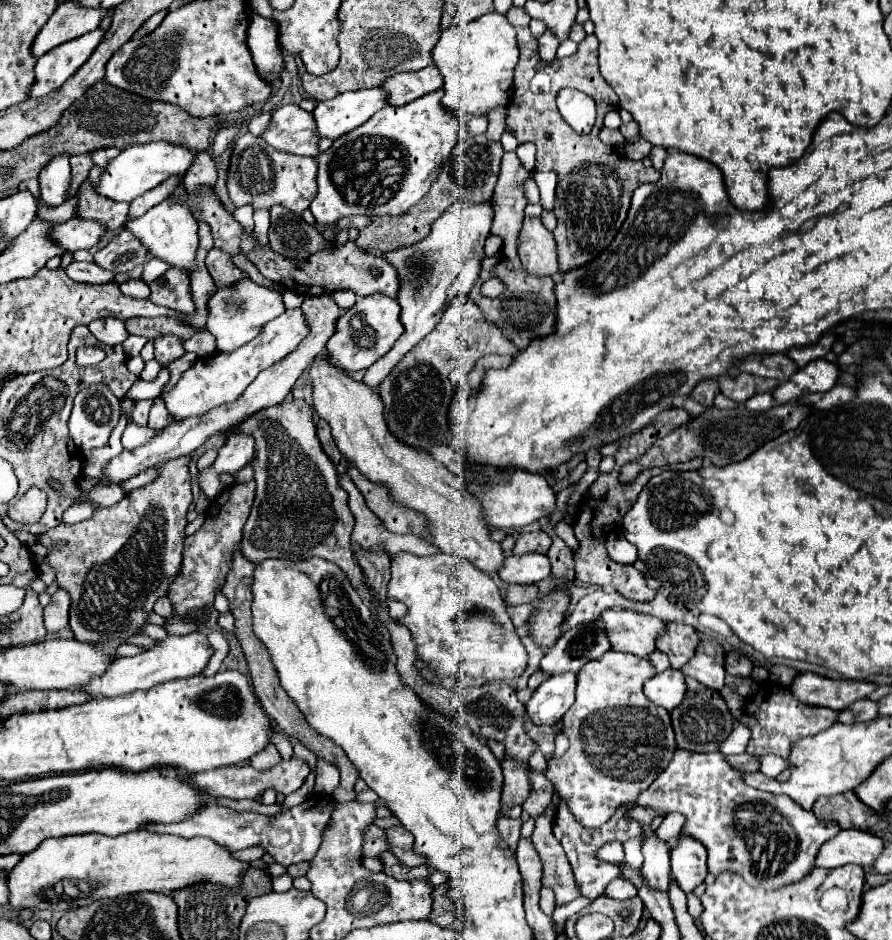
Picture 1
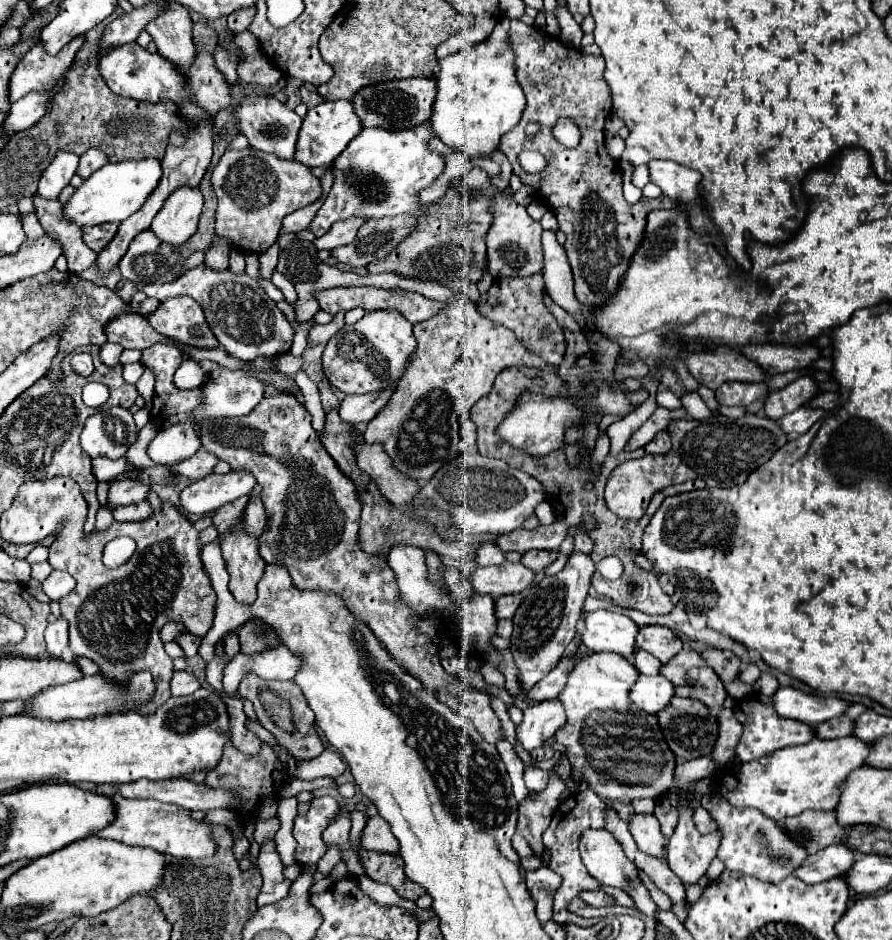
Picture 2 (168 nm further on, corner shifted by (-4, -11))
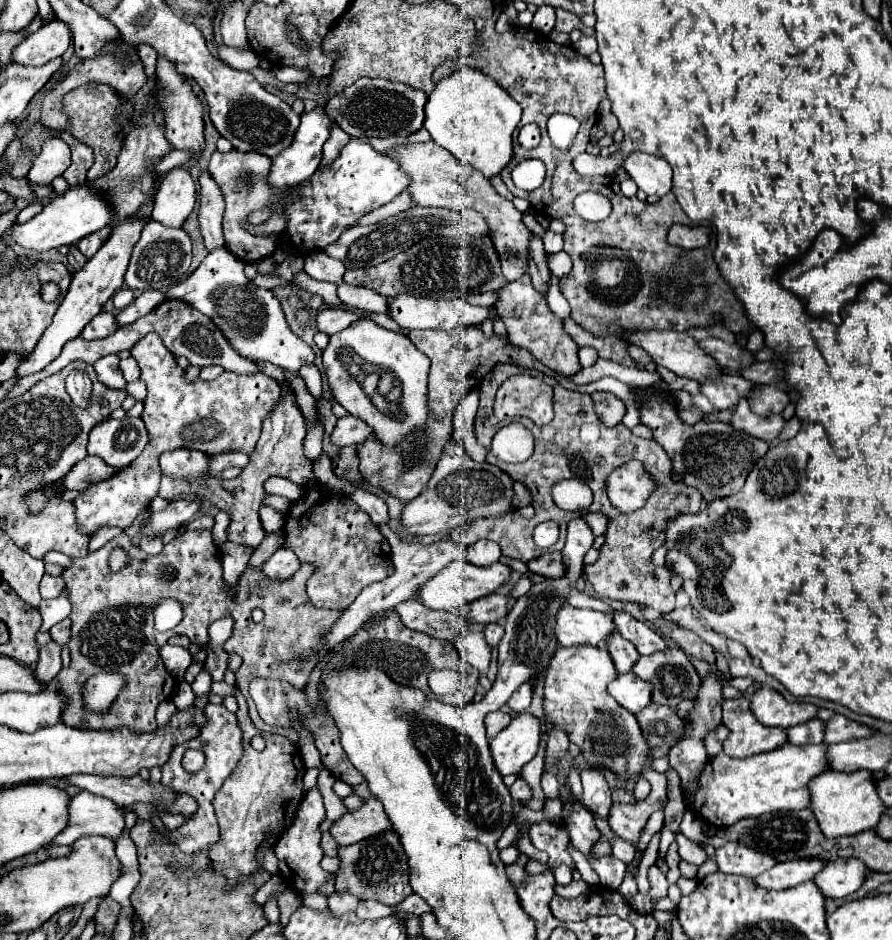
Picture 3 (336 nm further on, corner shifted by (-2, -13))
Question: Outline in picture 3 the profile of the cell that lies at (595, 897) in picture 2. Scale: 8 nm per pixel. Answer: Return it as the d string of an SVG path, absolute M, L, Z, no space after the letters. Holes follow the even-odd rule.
M556 865L556 867L552 867L552 873L554 873L556 883L560 883L560 885L568 885L570 883L572 869L568 869L568 865Z

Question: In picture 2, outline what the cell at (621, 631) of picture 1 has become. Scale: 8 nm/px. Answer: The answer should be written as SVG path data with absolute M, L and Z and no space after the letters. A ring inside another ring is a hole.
M594 611L586 615L586 631L582 633L582 645L590 651L618 653L626 659L634 657L636 637L640 627L622 613Z

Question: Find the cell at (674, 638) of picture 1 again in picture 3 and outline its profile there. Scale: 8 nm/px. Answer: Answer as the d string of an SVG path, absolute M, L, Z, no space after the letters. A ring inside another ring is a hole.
M616 609L614 615L612 615L612 621L616 625L616 631L624 639L628 639L638 649L640 655L648 655L648 653L666 649L666 641L664 641L664 637L658 631L650 629L646 623L634 619L626 611Z

